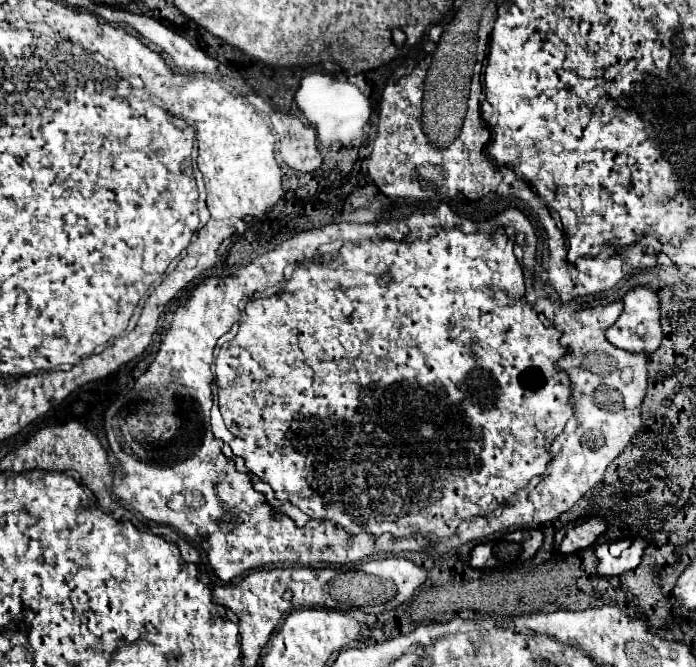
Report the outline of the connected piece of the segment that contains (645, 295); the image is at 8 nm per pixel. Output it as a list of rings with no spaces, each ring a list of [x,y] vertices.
[[[635,288],[635,290],[629,290],[623,298],[623,314],[619,316],[619,320],[609,326],[605,330],[605,338],[617,346],[617,348],[623,348],[627,352],[645,352],[645,354],[651,354],[659,348],[661,344],[661,326],[659,326],[659,298],[653,290],[649,288]]]

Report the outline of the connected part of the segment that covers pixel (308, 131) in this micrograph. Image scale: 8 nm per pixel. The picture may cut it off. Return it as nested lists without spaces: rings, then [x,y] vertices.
[[[271,112],[273,128],[281,138],[281,158],[297,172],[313,172],[321,164],[321,154],[315,146],[317,134],[313,126],[305,126],[299,118],[287,118]]]

